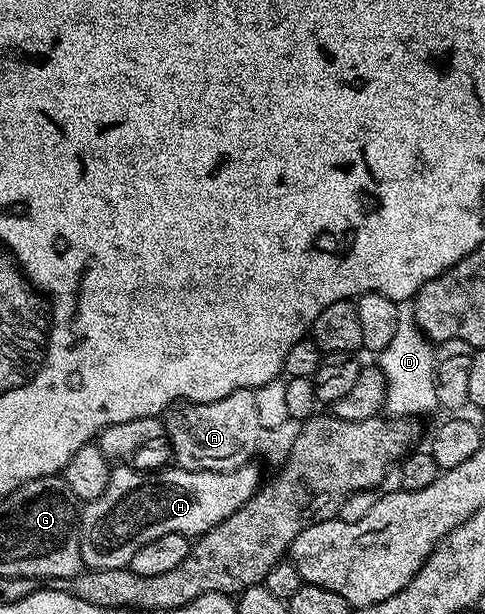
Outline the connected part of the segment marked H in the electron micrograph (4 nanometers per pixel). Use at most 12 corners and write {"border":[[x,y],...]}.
{"border":[[118,463],[81,506],[86,569],[125,569],[144,543],[197,539],[260,488],[232,471]]}

